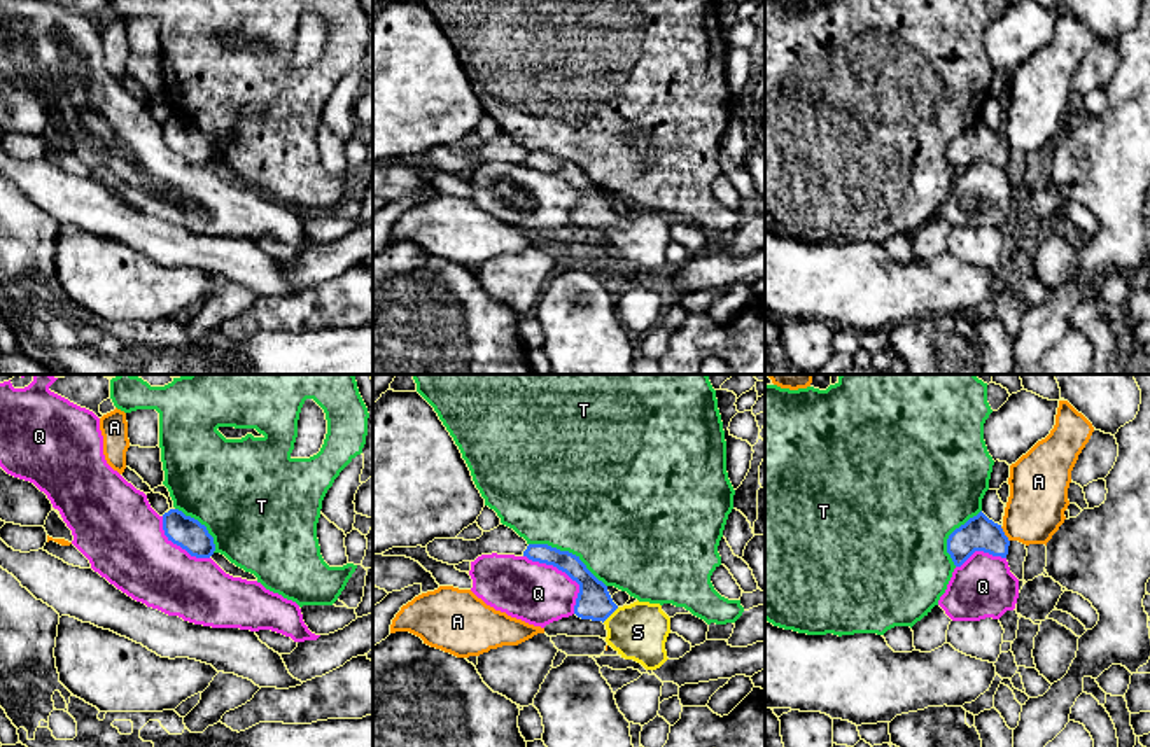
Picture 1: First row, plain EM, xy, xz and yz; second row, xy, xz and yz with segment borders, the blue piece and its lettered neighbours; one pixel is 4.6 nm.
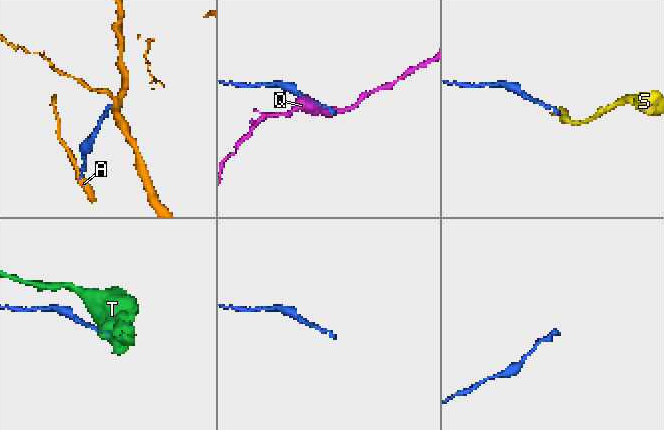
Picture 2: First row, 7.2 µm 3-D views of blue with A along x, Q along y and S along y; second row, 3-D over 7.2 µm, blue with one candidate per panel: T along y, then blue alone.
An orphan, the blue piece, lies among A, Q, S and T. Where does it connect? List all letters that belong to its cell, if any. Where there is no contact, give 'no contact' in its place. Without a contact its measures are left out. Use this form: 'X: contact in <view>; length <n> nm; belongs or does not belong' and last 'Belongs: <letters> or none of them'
A: contact in yz; length 80 nm; does not belong
Q: contact in xz; length 360 nm; does not belong
S: contact in xz; length 100 nm; belongs
T: contact in xz; length 420 nm; does not belong
Belongs: S

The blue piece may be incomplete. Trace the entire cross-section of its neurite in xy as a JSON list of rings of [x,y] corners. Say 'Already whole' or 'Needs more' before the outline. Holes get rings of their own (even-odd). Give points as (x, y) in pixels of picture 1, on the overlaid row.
Already whole. [[[179,509],[163,514],[163,530],[168,541],[186,549],[191,556],[210,558],[215,551],[214,537],[198,520]]]

